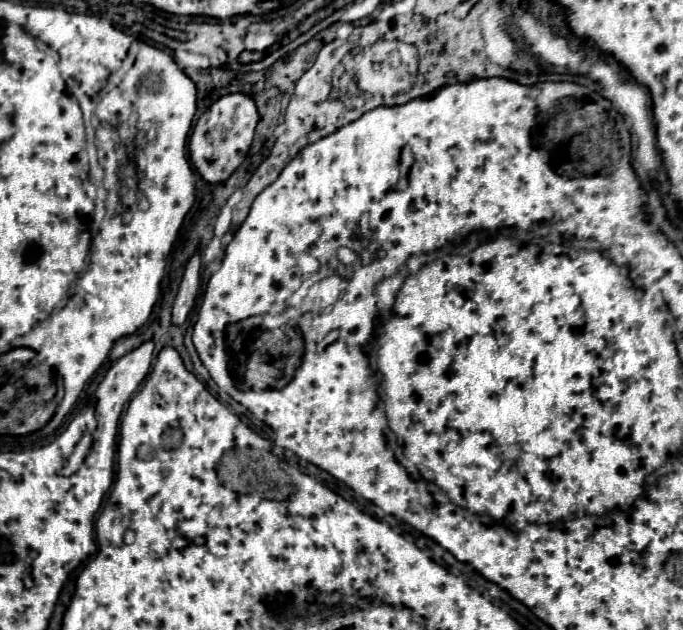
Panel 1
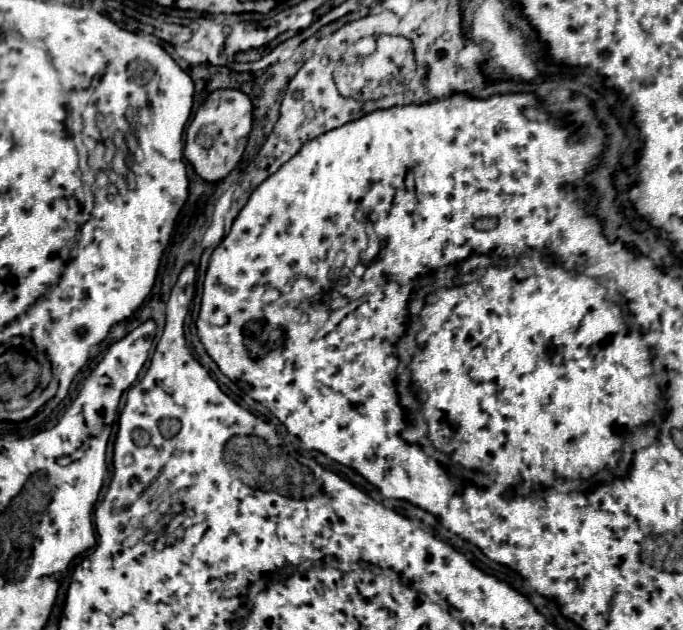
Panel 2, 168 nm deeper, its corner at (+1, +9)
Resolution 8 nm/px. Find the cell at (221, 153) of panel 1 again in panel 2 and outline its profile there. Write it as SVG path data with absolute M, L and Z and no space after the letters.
M216 90L200 106L186 130L184 156L194 166L196 174L206 182L226 178L244 154L246 140L252 128L252 102L240 90Z

